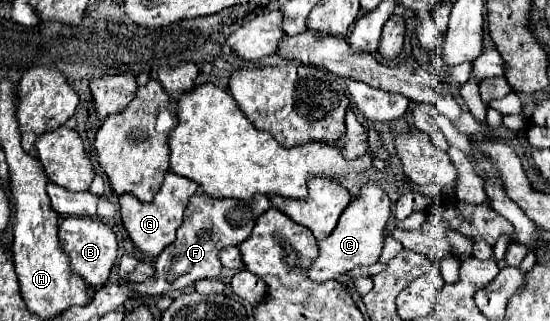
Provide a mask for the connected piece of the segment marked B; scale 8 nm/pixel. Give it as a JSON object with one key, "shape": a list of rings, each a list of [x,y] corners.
{"shape":[[[69,216],[59,226],[59,238],[61,238],[61,248],[69,256],[71,272],[77,274],[79,278],[83,278],[87,286],[93,286],[93,288],[103,286],[107,282],[107,276],[117,258],[117,238],[115,238],[113,230],[91,218]]]}

